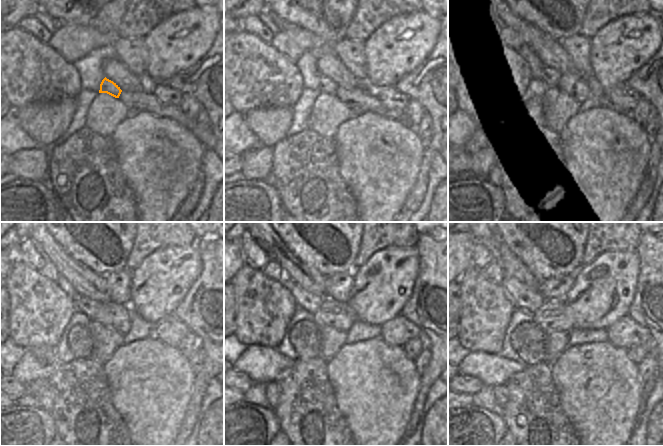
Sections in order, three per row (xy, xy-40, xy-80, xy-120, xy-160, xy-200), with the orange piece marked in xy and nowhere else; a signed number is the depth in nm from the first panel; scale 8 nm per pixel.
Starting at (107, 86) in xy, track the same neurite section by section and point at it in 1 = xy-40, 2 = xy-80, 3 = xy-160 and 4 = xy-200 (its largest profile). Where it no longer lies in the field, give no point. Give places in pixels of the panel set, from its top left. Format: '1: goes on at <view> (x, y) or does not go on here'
1: goes on at xy-40 (327, 85)
2: goes on at xy-80 (550, 81)
3: goes on at xy-160 (311, 303)
4: goes on at xy-200 (522, 296)

